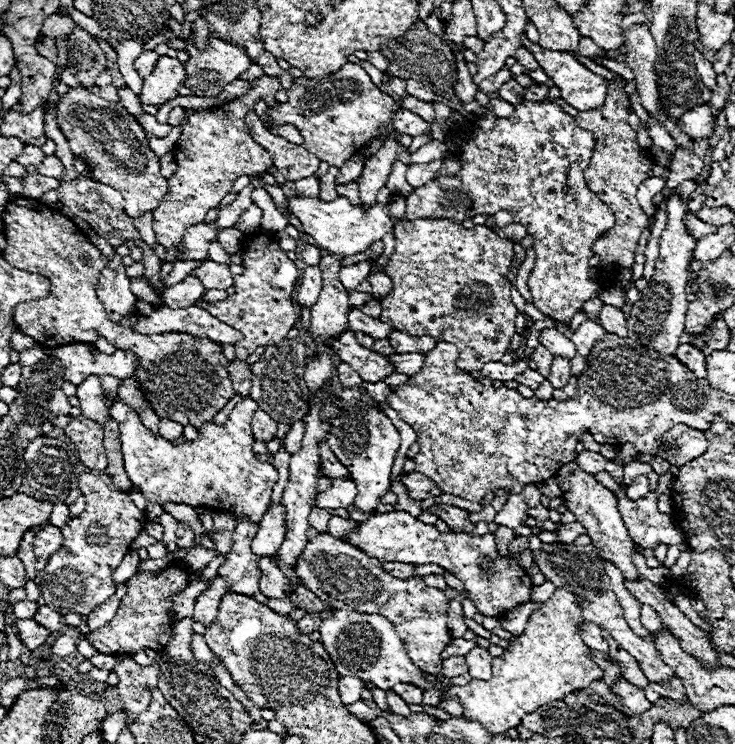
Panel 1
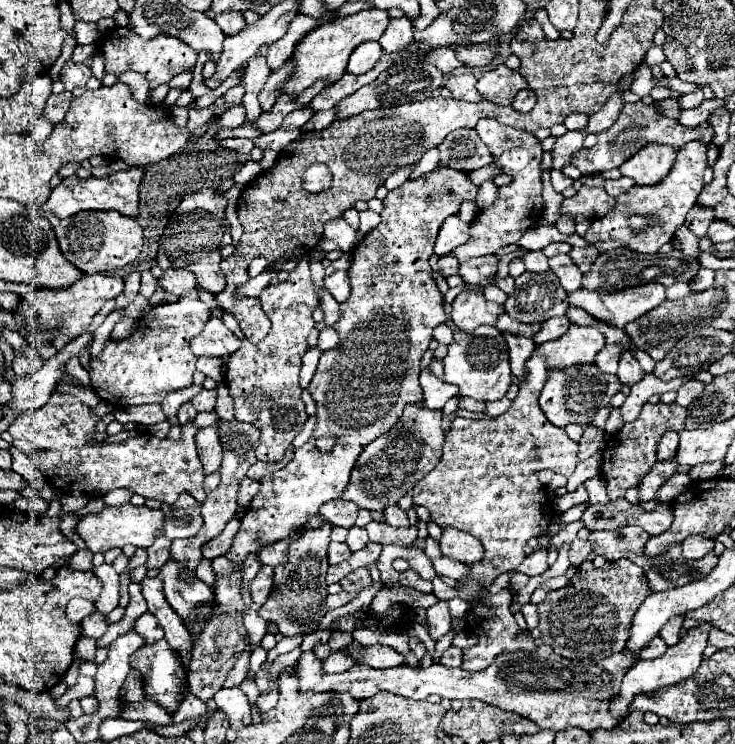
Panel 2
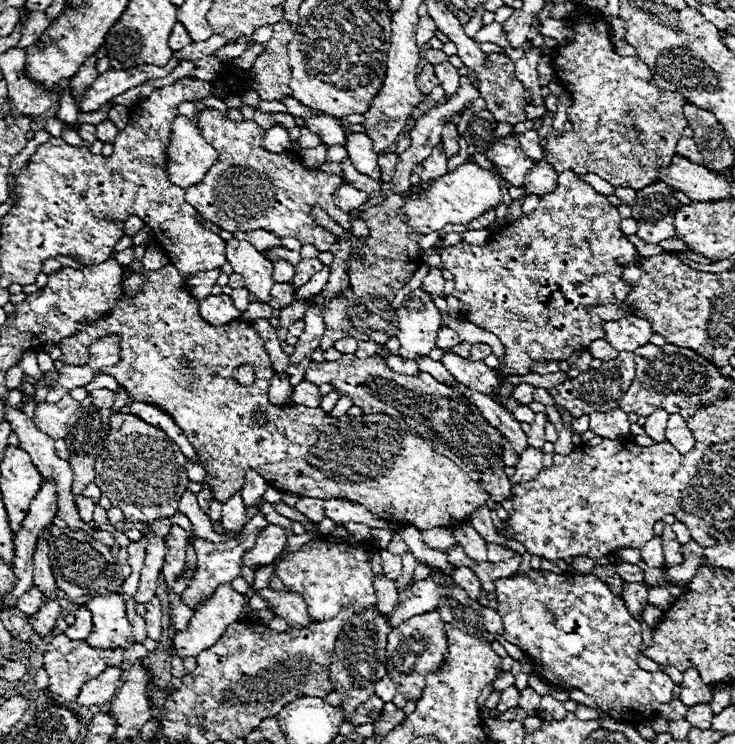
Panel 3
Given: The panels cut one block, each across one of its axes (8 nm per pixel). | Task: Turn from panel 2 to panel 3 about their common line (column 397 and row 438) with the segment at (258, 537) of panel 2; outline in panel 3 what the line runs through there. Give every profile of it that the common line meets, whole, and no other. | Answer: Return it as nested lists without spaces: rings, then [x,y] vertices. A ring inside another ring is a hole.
[[[172,264],[160,270],[144,270],[144,290],[136,298],[122,294],[116,310],[106,318],[84,324],[74,336],[58,342],[62,358],[70,366],[88,364],[88,350],[96,338],[116,334],[120,338],[120,362],[114,368],[100,370],[118,380],[118,384],[138,402],[150,402],[162,406],[176,424],[184,430],[190,444],[200,456],[202,466],[208,472],[208,482],[214,486],[214,494],[220,502],[232,498],[242,490],[242,480],[248,468],[256,470],[264,480],[276,484],[282,492],[302,492],[312,498],[344,498],[356,502],[376,514],[382,520],[412,524],[420,530],[428,528],[456,528],[488,502],[488,494],[468,478],[450,458],[436,454],[432,446],[420,438],[404,418],[392,418],[388,414],[360,414],[334,418],[322,408],[306,408],[302,404],[272,406],[268,402],[270,384],[270,356],[266,354],[262,338],[242,320],[228,322],[224,326],[212,326],[198,314],[198,302],[190,298],[186,280]],[[240,364],[252,364],[256,368],[256,382],[252,386],[240,386],[232,378],[232,372]],[[260,406],[268,414],[268,424],[260,428],[250,412]],[[310,460],[324,460],[322,466],[310,464]]]

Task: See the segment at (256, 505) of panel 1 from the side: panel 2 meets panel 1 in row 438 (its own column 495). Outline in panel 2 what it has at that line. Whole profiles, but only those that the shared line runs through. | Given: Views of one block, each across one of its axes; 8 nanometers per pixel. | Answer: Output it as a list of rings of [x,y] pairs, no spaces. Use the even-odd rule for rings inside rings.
[[[480,120],[476,124],[476,132],[482,138],[482,142],[488,146],[490,154],[494,156],[494,164],[508,176],[512,176],[512,182],[498,188],[496,200],[478,212],[478,216],[470,224],[470,238],[466,244],[456,248],[452,252],[458,262],[476,258],[476,256],[488,256],[496,254],[500,246],[516,244],[522,234],[534,226],[542,218],[542,180],[540,180],[540,158],[542,148],[540,140],[534,138],[534,134],[504,126],[496,120]]]

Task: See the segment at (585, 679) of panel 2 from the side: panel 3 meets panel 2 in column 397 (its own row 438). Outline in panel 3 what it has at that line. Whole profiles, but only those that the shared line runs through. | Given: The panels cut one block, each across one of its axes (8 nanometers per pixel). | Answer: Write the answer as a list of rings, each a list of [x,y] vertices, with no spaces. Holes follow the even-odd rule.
[[[670,414],[668,428],[666,428],[666,440],[676,446],[680,454],[688,454],[694,448],[694,436],[688,430],[684,418],[680,414]]]

